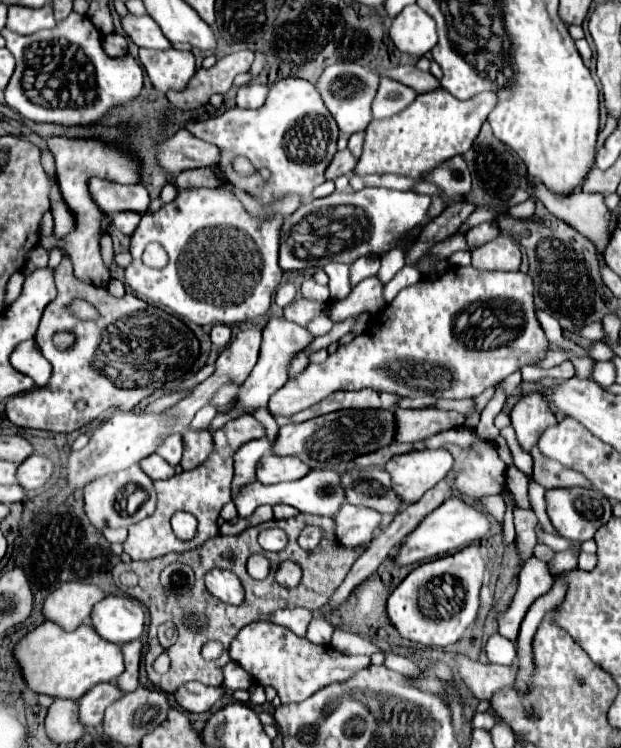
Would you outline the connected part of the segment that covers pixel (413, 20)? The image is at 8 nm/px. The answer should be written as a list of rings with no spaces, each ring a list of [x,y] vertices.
[[[415,3],[405,7],[393,19],[389,35],[399,51],[419,57],[429,53],[437,45],[435,21]]]

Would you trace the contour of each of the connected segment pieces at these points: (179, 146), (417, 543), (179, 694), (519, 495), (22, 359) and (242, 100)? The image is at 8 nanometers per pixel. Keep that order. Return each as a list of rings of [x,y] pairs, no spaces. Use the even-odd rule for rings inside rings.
[[[179,129],[173,137],[155,145],[155,157],[161,169],[177,175],[187,169],[211,167],[219,159],[219,149]]]
[[[451,495],[441,507],[429,513],[421,521],[421,525],[405,539],[397,555],[397,565],[411,565],[411,563],[435,559],[439,555],[455,553],[467,545],[473,545],[475,539],[483,539],[489,531],[491,531],[491,517],[483,509],[465,503],[461,495]]]
[[[197,681],[185,683],[175,691],[177,703],[189,711],[189,713],[205,713],[209,711],[219,699],[223,699],[225,689],[223,687],[209,687]]]
[[[509,467],[507,469],[507,485],[515,497],[515,503],[521,507],[531,507],[529,499],[527,499],[527,485],[529,479],[525,473],[521,473],[517,467]]]
[[[33,339],[23,341],[15,347],[15,351],[11,355],[11,363],[17,371],[29,375],[39,387],[45,387],[51,367],[49,367],[49,361],[41,355],[41,349],[37,347],[37,343]]]
[[[249,83],[245,87],[239,87],[237,91],[237,105],[241,109],[257,109],[265,103],[269,87],[259,85],[259,83]]]

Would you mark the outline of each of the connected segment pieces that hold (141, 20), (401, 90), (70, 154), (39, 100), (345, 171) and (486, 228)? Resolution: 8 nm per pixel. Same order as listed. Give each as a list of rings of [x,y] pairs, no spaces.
[[[127,15],[123,21],[123,29],[125,33],[133,39],[135,45],[139,47],[149,47],[149,49],[171,49],[173,45],[165,39],[165,35],[161,33],[159,25],[149,17],[149,15],[143,15],[143,17],[135,17],[135,15]]]
[[[381,77],[379,91],[371,105],[373,119],[385,119],[385,117],[391,117],[391,115],[403,111],[415,97],[417,97],[417,93],[413,89],[405,87],[403,83]]]
[[[55,137],[55,139],[49,139],[47,145],[55,157],[57,181],[59,181],[63,199],[67,201],[69,209],[75,213],[75,223],[77,223],[77,229],[61,241],[61,247],[67,249],[67,253],[73,261],[75,277],[79,281],[89,283],[93,287],[107,287],[109,273],[107,273],[107,265],[103,263],[101,253],[99,253],[99,235],[101,235],[101,231],[107,229],[109,219],[91,201],[89,191],[87,191],[87,181],[89,181],[89,177],[103,177],[103,179],[117,181],[117,183],[139,183],[137,161],[133,157],[129,157],[117,149],[111,149],[103,143],[97,143],[97,141],[73,141],[73,139]]]
[[[75,11],[49,31],[19,35],[5,27],[1,35],[17,59],[17,69],[5,89],[5,103],[35,123],[65,127],[95,123],[115,107],[135,101],[143,89],[143,69],[139,63],[131,55],[121,59],[105,55],[101,35],[93,23]]]
[[[337,151],[337,155],[333,157],[331,165],[325,171],[327,179],[337,179],[339,175],[349,175],[357,165],[357,157],[351,155],[351,151]]]
[[[487,221],[487,223],[481,223],[481,225],[473,227],[473,231],[469,231],[469,233],[465,235],[465,239],[467,239],[467,243],[469,243],[471,249],[477,249],[477,247],[493,241],[497,235],[499,235],[497,225],[491,223],[491,221]]]

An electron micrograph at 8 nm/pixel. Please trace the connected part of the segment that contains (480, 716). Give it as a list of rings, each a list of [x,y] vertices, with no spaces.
[[[483,711],[483,713],[475,713],[475,717],[473,717],[473,727],[491,729],[493,725],[495,725],[495,717],[491,717],[487,711]]]

